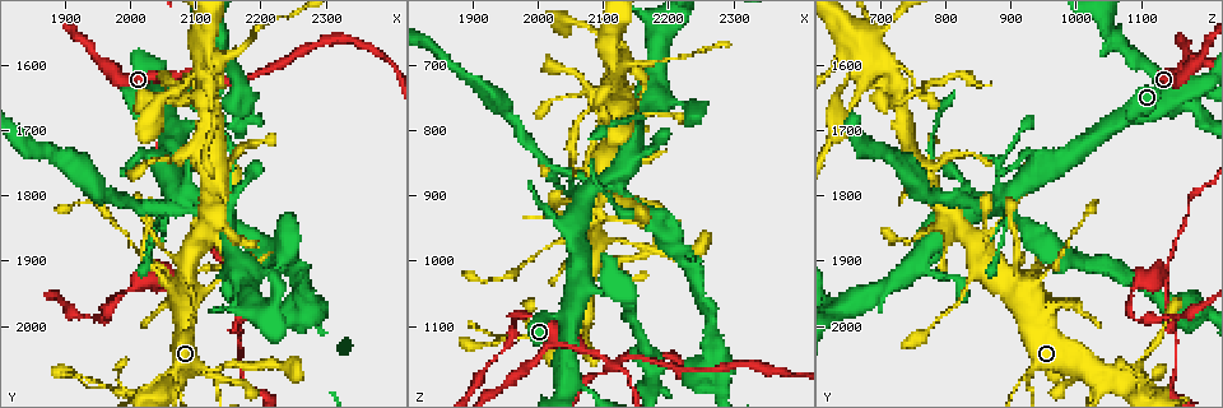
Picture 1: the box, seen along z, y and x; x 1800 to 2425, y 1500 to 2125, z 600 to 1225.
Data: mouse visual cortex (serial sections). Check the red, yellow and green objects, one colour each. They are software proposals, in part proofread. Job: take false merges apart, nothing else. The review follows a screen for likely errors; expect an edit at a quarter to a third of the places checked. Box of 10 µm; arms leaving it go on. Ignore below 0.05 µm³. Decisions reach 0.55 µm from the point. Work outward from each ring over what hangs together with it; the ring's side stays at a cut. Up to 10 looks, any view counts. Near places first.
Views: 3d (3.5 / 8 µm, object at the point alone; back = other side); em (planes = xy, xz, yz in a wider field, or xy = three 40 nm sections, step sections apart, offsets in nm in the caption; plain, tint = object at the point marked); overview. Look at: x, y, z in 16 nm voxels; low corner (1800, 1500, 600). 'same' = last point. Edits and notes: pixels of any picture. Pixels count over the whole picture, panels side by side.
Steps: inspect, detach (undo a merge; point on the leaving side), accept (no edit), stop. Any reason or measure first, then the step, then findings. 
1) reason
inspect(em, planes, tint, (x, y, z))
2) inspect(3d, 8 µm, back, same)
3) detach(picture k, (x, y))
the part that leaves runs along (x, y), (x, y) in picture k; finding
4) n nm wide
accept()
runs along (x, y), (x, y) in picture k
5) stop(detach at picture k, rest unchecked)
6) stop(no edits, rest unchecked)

sharp bend
inspect(3d, 3.5 µm, (2125, 2070, 1000))

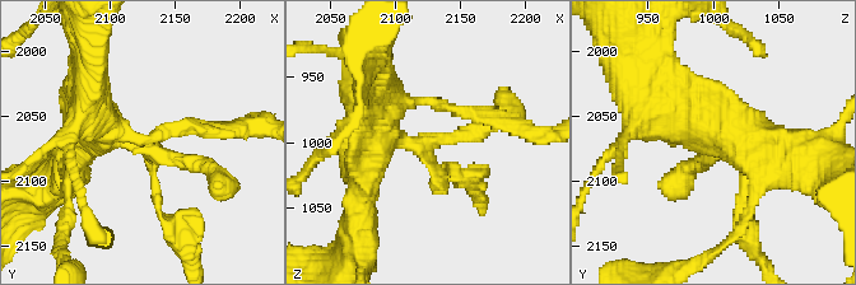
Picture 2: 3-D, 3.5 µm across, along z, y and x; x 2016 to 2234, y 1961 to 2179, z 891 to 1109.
3 arms; arms of 150, 200, 500 nm
inspect(em, planes, tint, (2122, 2072, 1000))

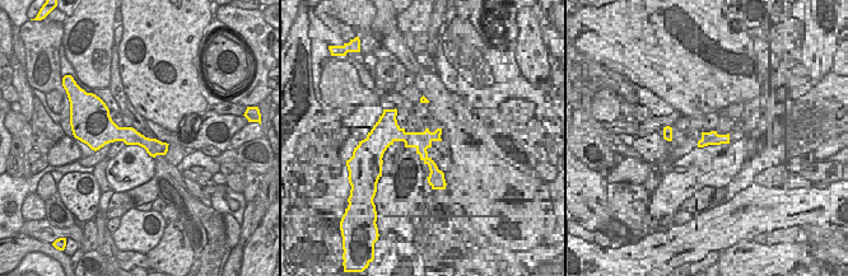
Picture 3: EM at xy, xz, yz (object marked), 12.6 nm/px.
detach(picture 2, (739, 204))
two cells meet here

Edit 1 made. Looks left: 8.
inspect(overview)

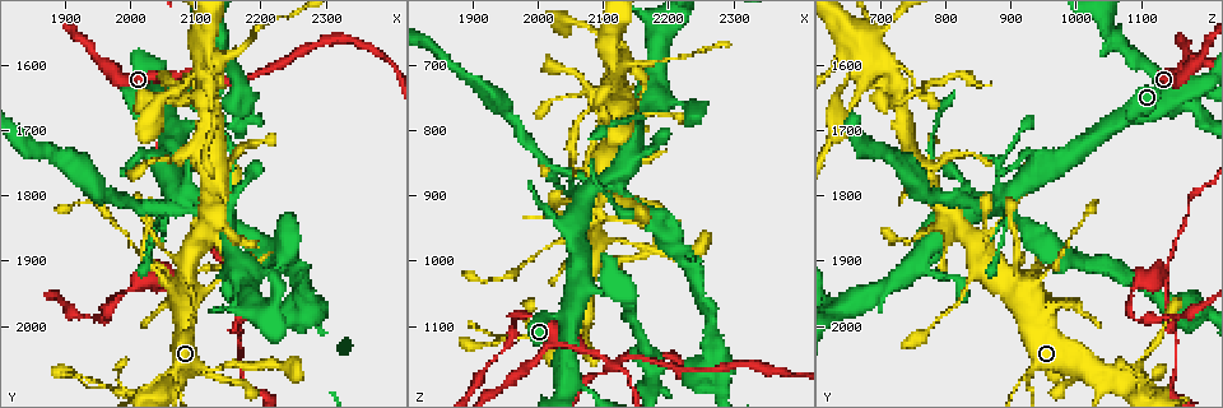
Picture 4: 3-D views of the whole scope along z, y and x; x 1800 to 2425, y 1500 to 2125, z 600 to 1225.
inspect(3d, 3.5 µm, (2060, 1915, 955))

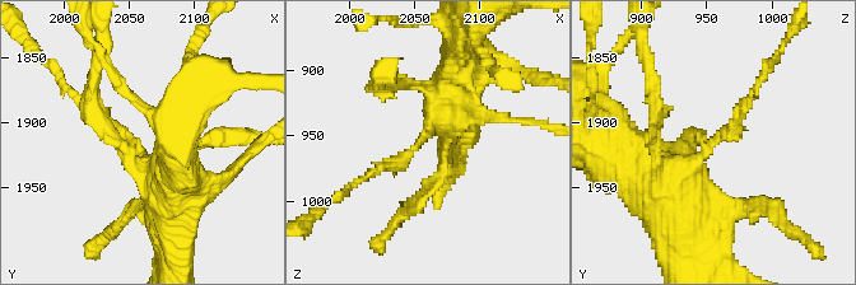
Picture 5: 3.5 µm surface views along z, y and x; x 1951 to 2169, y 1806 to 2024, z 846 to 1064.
inspect(em, xy, step 2, tint, (2058, 1918, 956))

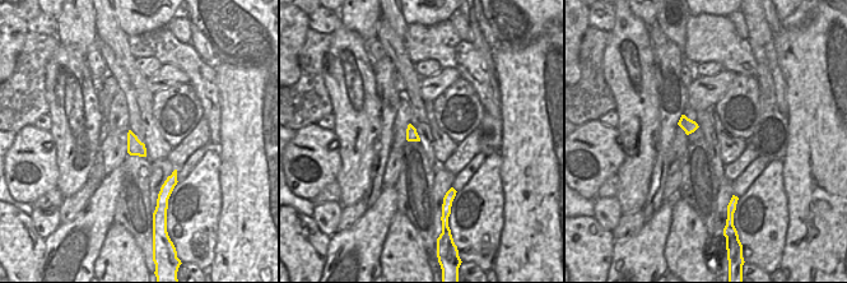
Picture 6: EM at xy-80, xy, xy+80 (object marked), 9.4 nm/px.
accept()
runs along (173, 205), (75, 96) in picture 5; all the same cell

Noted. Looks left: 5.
inspect(em, xy, step 1, tint, (2085, 1645, 745))

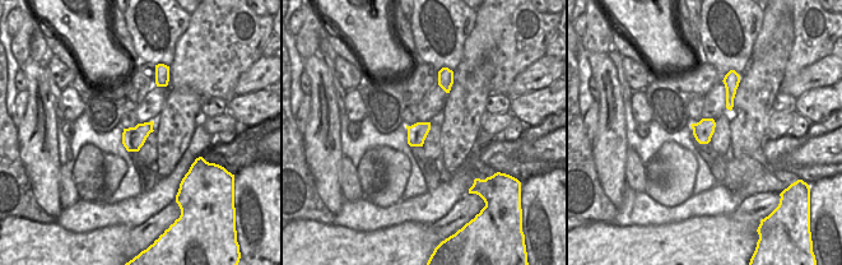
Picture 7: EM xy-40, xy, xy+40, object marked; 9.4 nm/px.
inspect(3d, 3.5 µm, same)

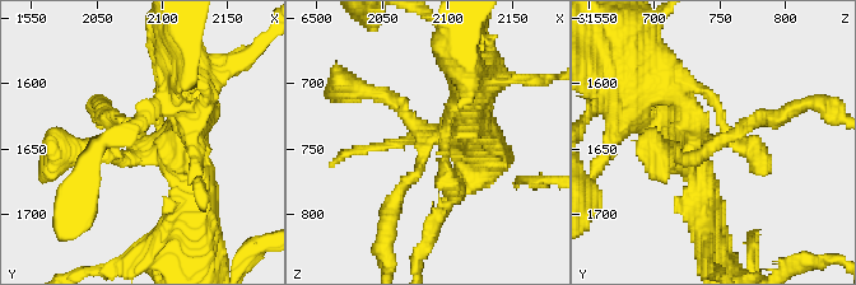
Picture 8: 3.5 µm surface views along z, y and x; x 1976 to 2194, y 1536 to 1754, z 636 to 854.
arms of 150, 200, 400 nm
accept()
runs along (480, 127), (426, 140), (394, 205) in picture 8; all the same cell

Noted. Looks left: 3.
stop(detach at picture 2, rest unchecked)

